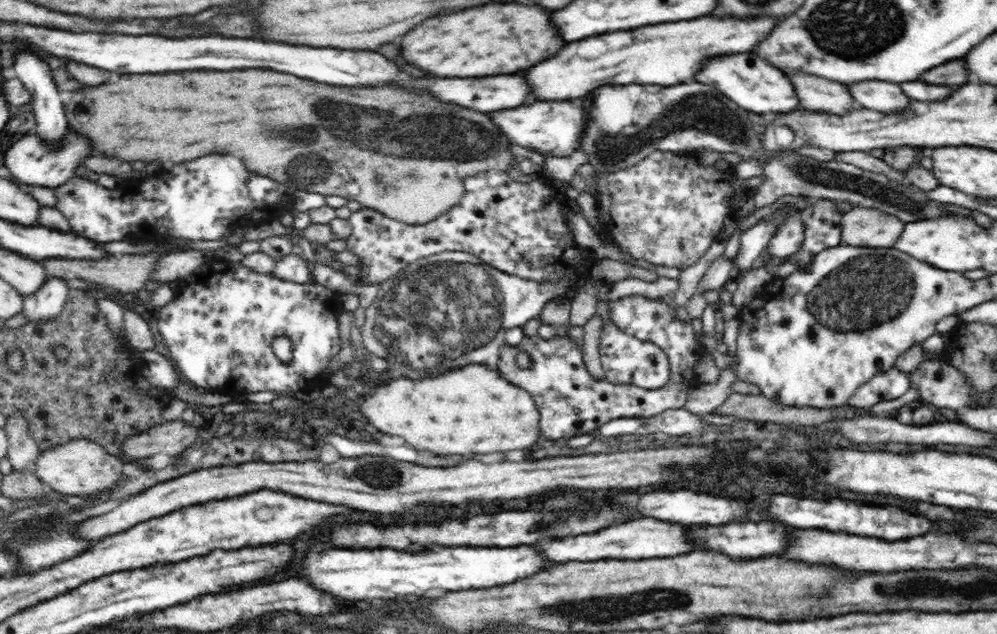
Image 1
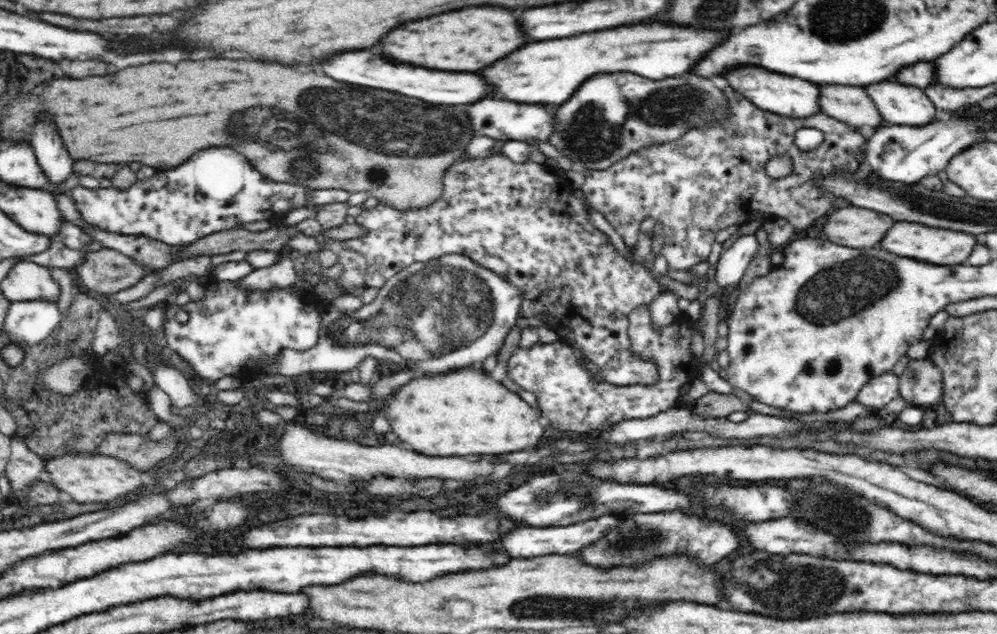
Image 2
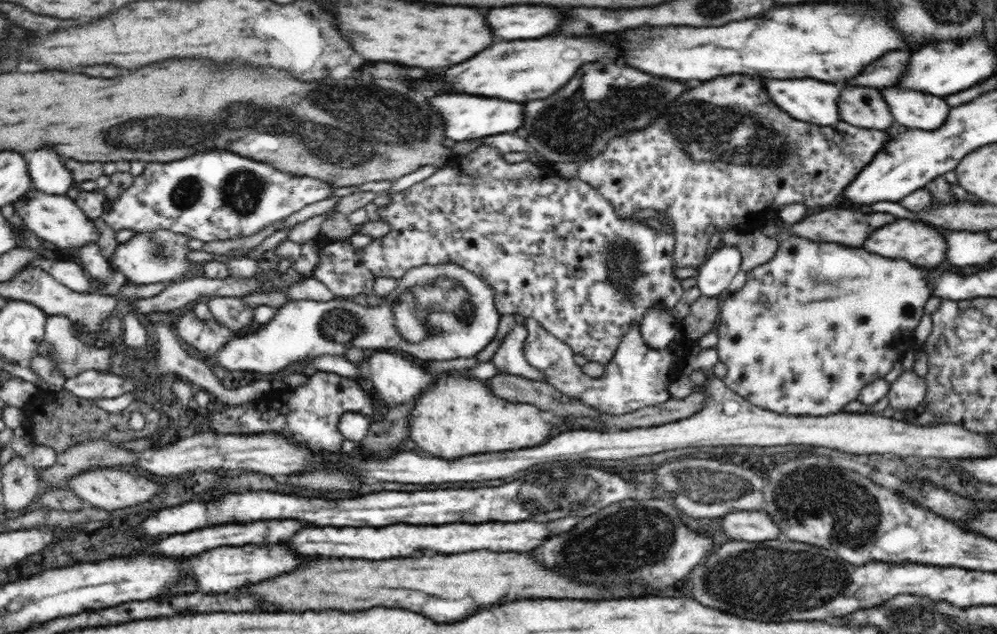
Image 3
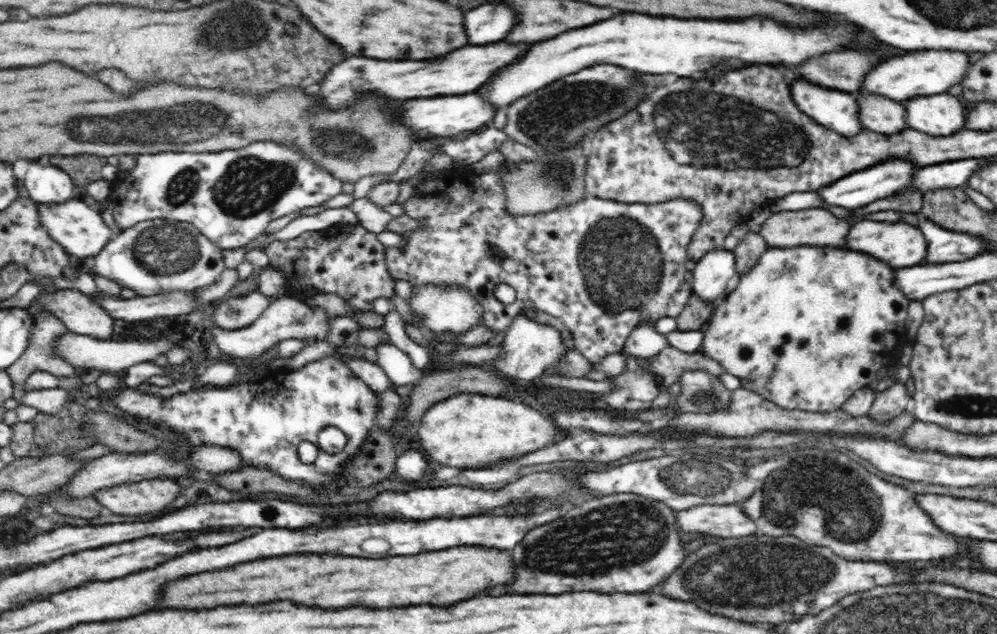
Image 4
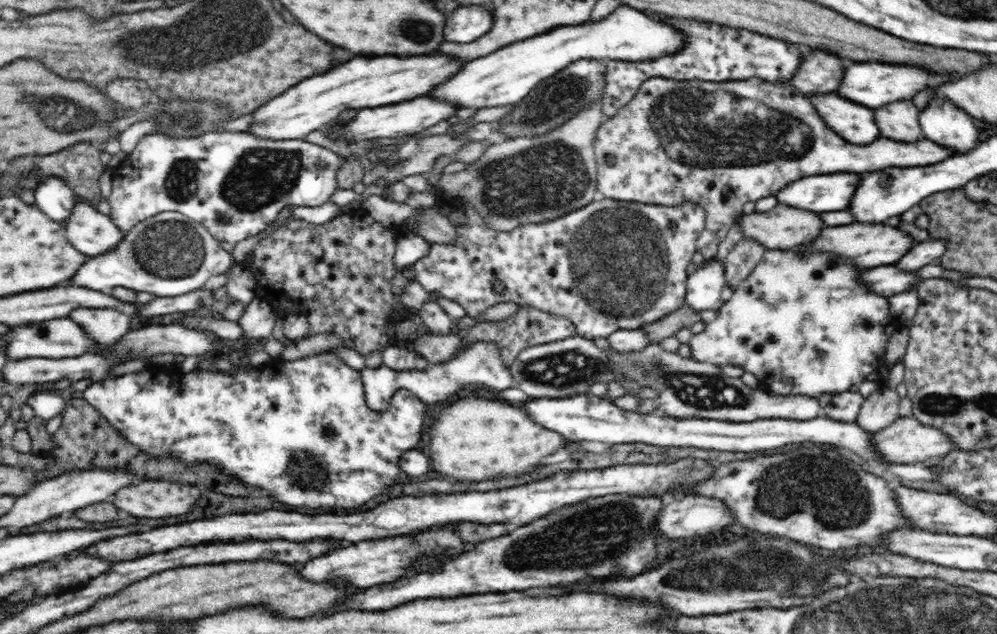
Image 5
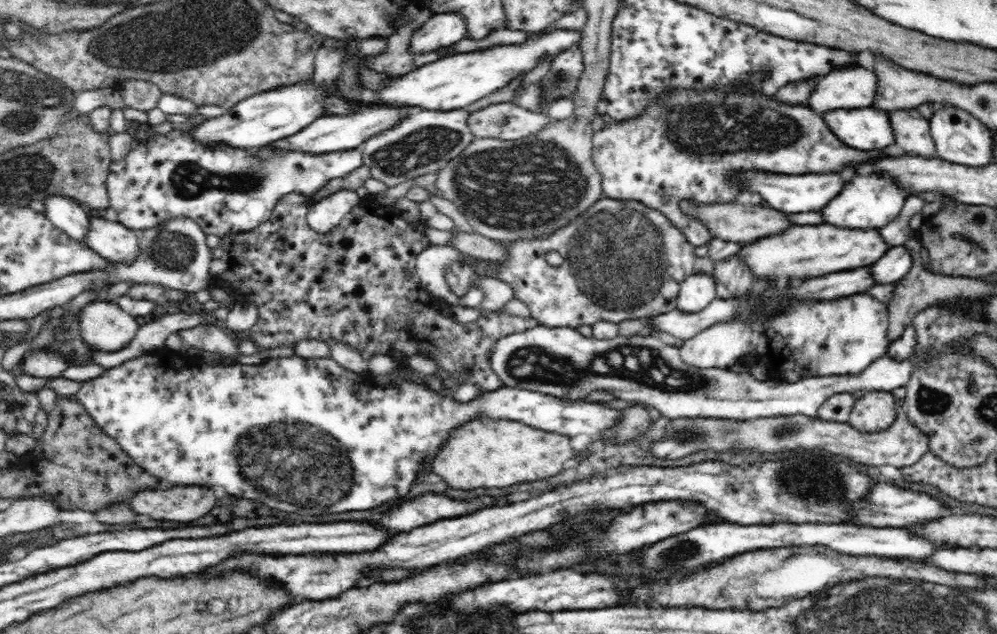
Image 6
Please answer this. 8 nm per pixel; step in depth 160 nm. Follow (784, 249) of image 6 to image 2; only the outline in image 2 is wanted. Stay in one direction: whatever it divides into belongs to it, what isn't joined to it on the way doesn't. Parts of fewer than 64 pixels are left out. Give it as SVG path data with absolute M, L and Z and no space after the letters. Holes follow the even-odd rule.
M896 222L886 238L882 240L882 248L898 254L898 256L906 256L906 258L916 258L916 260L924 260L924 263L938 264L938 265L954 265L954 264L967 264L968 256L974 246L978 244L976 236L966 234L966 232L952 232L946 228L928 228L916 222Z

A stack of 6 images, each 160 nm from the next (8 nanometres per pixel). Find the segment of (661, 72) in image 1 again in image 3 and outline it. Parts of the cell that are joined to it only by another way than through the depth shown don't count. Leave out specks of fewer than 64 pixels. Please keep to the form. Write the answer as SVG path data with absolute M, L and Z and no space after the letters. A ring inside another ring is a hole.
M550 36L538 40L510 40L498 42L492 48L482 50L478 56L446 70L444 80L454 86L456 92L494 96L510 102L530 102L548 98L558 92L576 74L582 64L610 58L620 62L622 50L616 44L590 36Z

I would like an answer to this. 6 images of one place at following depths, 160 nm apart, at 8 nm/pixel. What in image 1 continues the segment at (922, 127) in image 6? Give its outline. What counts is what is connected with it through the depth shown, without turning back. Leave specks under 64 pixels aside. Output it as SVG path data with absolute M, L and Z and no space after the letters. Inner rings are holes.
M786 72L803 110L843 115L858 108L846 86L802 72Z

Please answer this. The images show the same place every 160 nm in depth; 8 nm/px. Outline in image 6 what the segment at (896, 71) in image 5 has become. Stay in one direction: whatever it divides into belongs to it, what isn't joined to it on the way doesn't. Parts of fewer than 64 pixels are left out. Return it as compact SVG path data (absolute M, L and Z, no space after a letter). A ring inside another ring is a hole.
M846 66L822 76L814 94L808 96L808 104L818 114L838 108L866 108L874 104L876 84L878 78L872 70Z

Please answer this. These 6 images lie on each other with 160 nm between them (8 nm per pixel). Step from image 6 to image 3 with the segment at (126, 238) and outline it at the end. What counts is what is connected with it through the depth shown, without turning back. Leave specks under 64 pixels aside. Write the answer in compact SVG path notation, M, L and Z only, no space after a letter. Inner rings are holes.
M34 188L13 204L14 212L21 218L25 228L42 238L53 248L80 248L96 243L99 229L85 212L73 201L73 195L46 195Z

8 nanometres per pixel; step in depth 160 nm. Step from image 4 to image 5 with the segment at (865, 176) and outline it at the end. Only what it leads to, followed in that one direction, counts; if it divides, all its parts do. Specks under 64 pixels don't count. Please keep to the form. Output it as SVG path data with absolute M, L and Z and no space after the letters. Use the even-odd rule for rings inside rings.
M808 176L776 192L777 202L812 212L846 210L862 176Z

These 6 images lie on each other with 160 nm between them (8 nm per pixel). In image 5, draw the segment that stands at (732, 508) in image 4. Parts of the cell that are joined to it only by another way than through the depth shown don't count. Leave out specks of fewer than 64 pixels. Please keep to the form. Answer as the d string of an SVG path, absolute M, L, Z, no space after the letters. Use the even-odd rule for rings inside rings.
M690 494L682 500L666 500L665 505L660 508L657 514L657 520L654 522L654 530L658 535L664 538L690 538L690 536L702 536L710 532L718 532L722 528L730 526L740 528L737 521L733 518L730 509L726 508L726 503L714 497L705 497L704 495Z

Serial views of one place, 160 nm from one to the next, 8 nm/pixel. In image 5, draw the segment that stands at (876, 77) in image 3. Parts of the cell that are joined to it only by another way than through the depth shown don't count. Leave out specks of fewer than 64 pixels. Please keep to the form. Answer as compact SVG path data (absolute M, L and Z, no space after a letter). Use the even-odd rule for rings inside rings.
M812 50L804 56L804 60L791 82L798 93L808 97L838 90L842 76L844 76L844 66L838 56L832 56L832 54L826 54L820 50Z

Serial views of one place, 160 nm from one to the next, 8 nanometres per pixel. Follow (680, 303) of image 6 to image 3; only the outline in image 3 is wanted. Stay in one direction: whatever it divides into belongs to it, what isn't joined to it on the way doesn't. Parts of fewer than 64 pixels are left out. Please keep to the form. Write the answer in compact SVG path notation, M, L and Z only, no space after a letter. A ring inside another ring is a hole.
M736 245L716 249L698 266L697 286L706 297L722 298L728 293L732 278L741 270L742 255Z

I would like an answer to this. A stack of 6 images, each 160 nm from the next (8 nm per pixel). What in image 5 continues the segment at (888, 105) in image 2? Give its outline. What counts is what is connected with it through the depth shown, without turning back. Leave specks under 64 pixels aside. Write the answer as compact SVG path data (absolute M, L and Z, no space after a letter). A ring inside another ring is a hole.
M936 97L929 100L929 103L922 110L920 126L922 126L924 137L942 145L942 147L950 148L950 151L954 151L954 154L970 152L980 144L979 132L981 129L974 125L972 117L965 110L958 108L946 99Z

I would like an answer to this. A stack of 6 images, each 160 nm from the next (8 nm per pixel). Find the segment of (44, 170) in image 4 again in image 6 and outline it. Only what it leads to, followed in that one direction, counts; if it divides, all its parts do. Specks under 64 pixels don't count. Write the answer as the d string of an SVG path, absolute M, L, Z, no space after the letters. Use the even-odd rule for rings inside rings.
M59 194L44 199L45 215L70 238L85 244L89 232L89 216L78 205L78 201Z

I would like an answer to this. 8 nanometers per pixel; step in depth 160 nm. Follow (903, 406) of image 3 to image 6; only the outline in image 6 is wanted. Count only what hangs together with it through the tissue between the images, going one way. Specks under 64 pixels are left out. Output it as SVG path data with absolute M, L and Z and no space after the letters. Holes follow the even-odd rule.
M868 391L854 404L848 424L858 431L886 430L896 420L896 398L892 392Z

